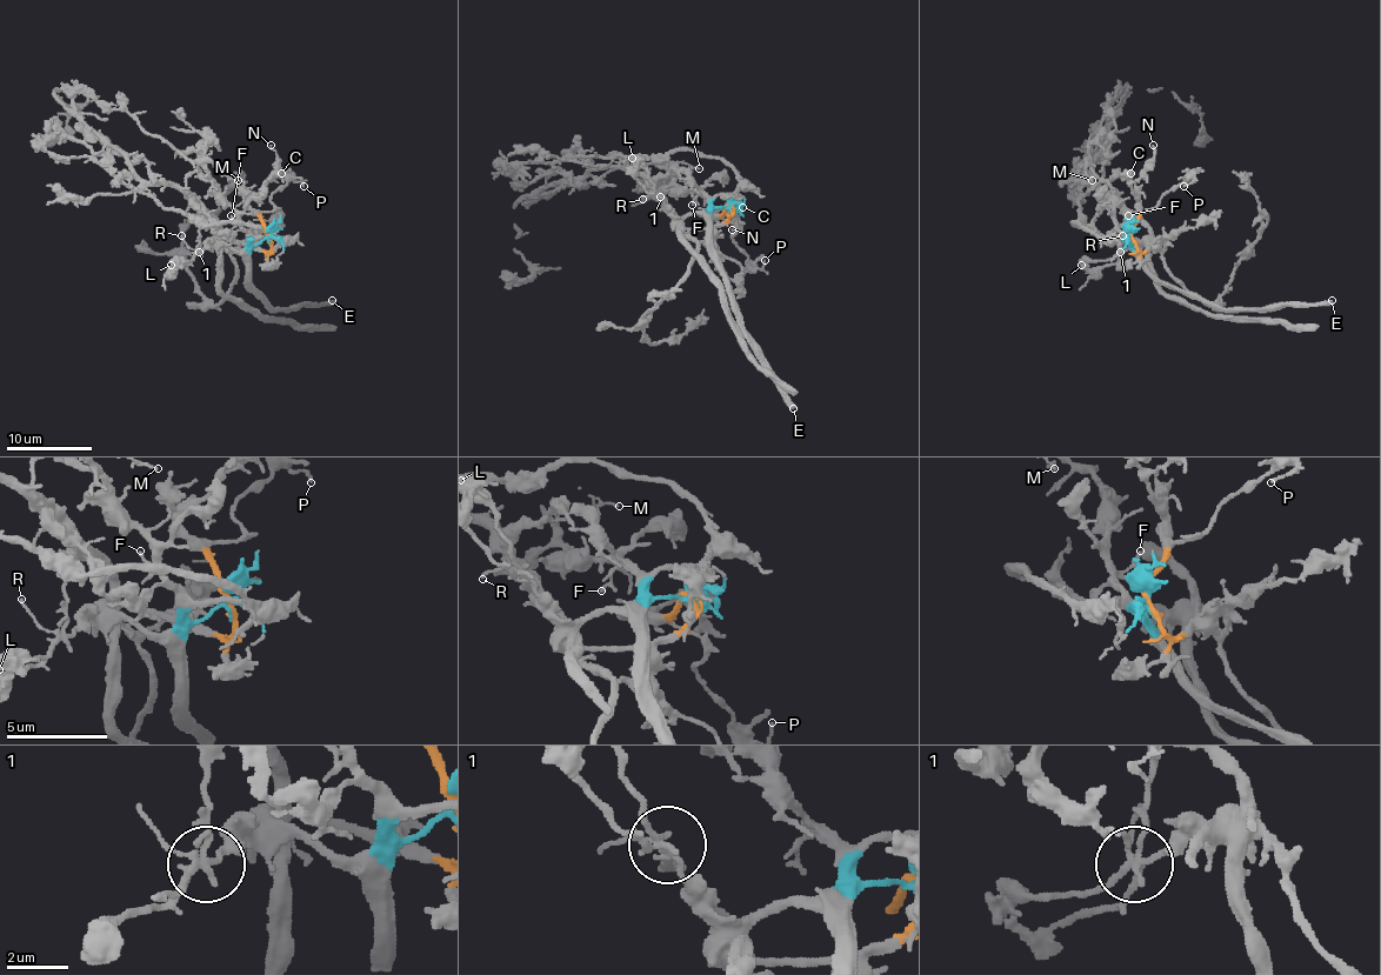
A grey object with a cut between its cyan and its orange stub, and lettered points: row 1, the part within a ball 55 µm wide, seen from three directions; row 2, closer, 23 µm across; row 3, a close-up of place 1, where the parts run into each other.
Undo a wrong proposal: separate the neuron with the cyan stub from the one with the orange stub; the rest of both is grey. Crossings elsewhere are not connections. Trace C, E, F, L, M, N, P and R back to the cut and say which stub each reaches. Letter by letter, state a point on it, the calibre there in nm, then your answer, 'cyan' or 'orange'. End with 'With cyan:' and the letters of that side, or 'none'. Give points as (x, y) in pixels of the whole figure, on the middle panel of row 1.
C: (742, 207) | 440 nm | orange
E: (793, 408) | 420 nm | cyan
F: (692, 205) | 100 nm | cyan
L: (632, 158) | 360 nm | cyan
M: (699, 168) | 120 nm | cyan
N: (732, 229) | 130 nm | orange
P: (765, 260) | 110 nm | orange
R: (642, 199) | 120 nm | cyan
With cyan: E, F, L, M, R

